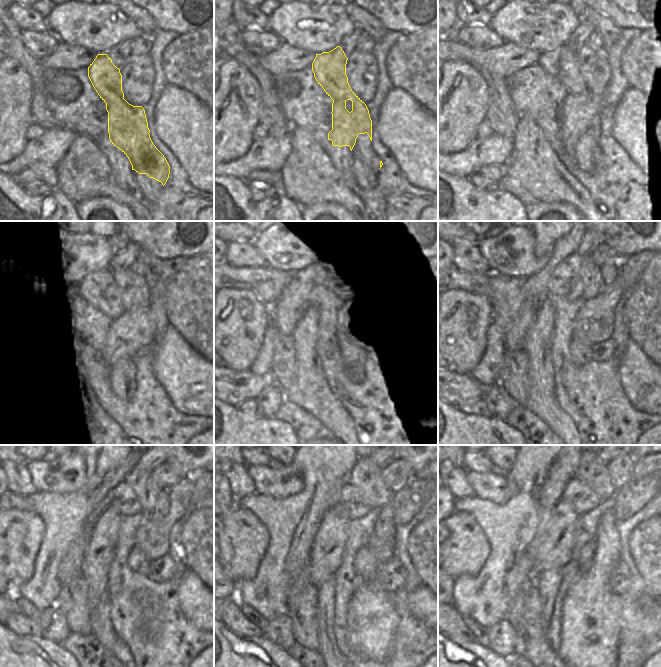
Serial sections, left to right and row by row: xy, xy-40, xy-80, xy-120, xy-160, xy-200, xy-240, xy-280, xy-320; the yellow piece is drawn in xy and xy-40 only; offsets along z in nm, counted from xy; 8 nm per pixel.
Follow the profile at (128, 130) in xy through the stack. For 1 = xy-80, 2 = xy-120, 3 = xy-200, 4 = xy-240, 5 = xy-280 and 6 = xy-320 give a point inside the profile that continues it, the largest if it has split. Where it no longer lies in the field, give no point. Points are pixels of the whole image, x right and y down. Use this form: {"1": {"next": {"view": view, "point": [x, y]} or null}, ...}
{"1": {"next": {"view": "xy-80", "point": [562, 64]}}, "2": {"next": {"view": "xy-120", "point": [104, 278]}}, "3": {"next": {"view": "xy-200", "point": [563, 274]}}, "4": {"next": {"view": "xy-240", "point": [123, 497]}}, "5": {"next": {"view": "xy-280", "point": [349, 497]}}, "6": {"next": {"view": "xy-320", "point": [582, 499]}}}

